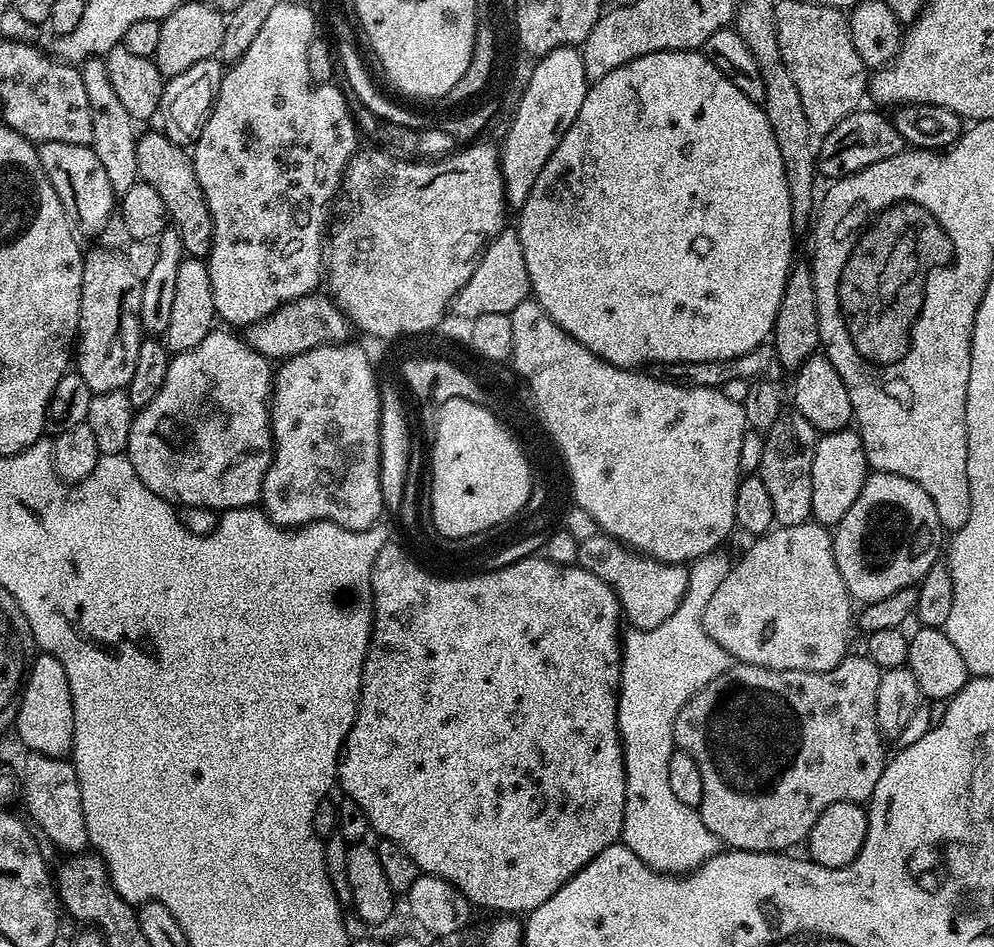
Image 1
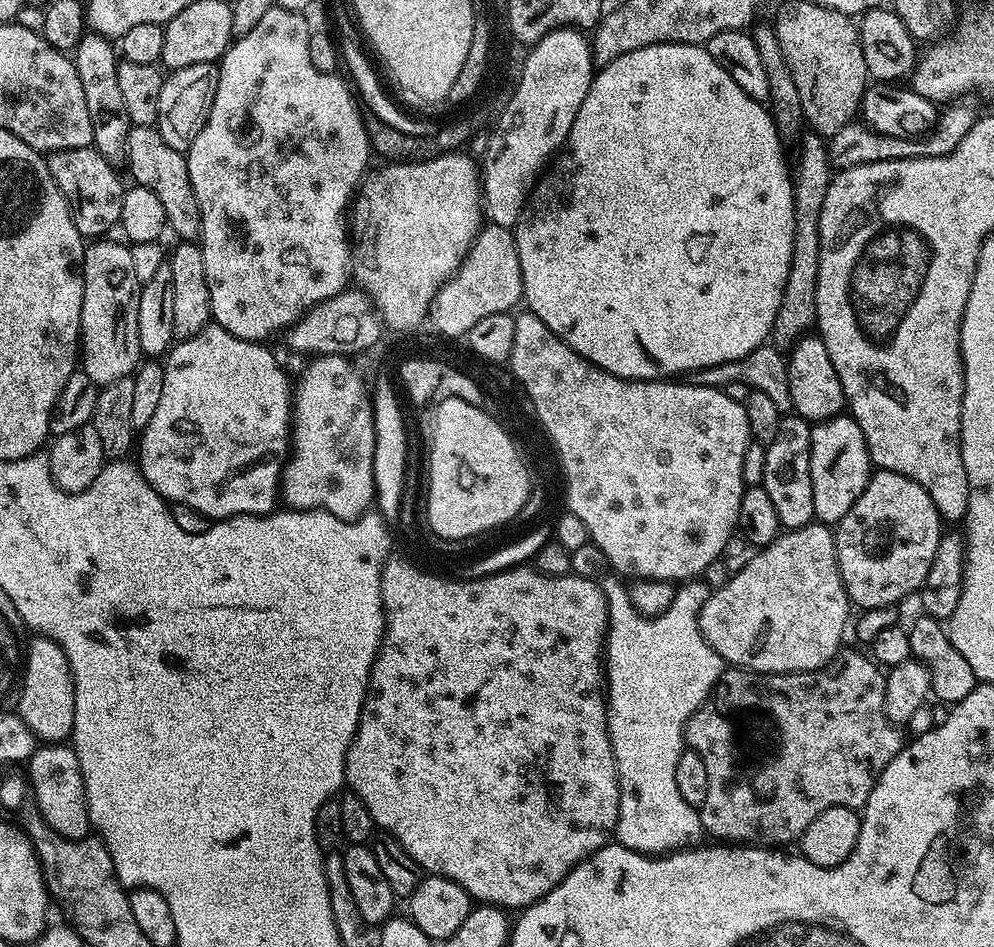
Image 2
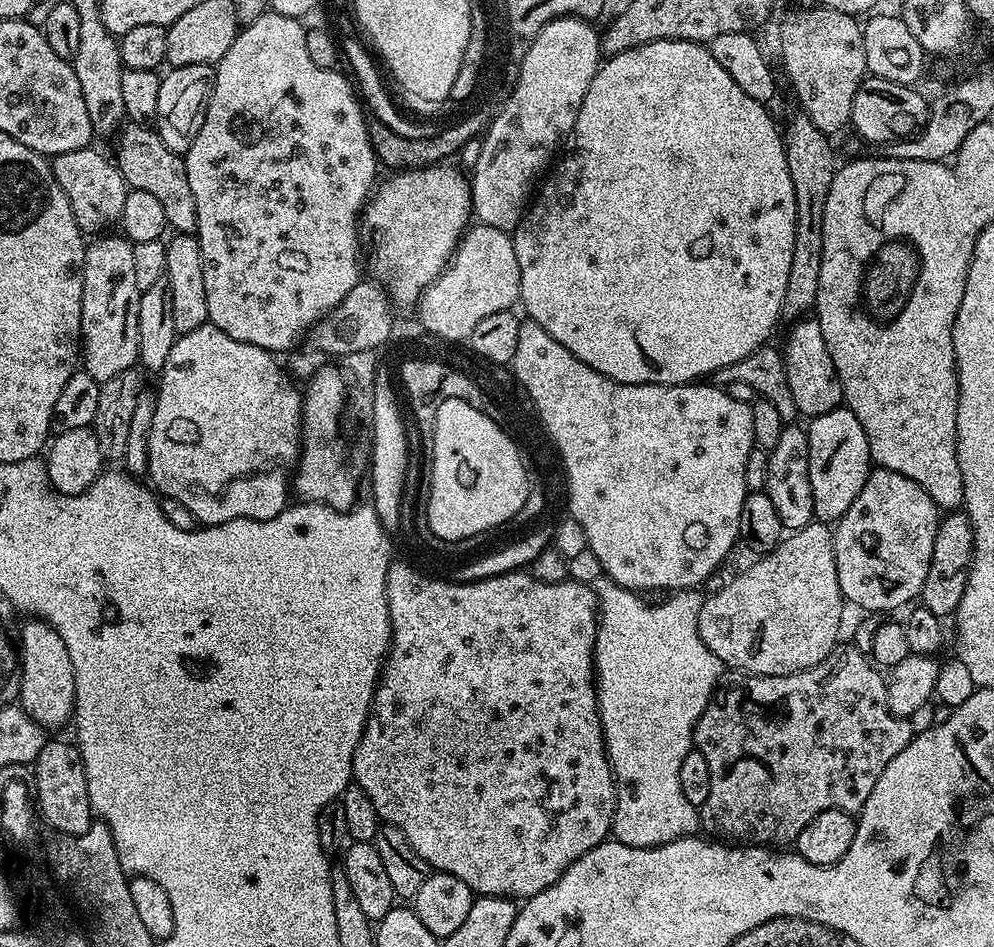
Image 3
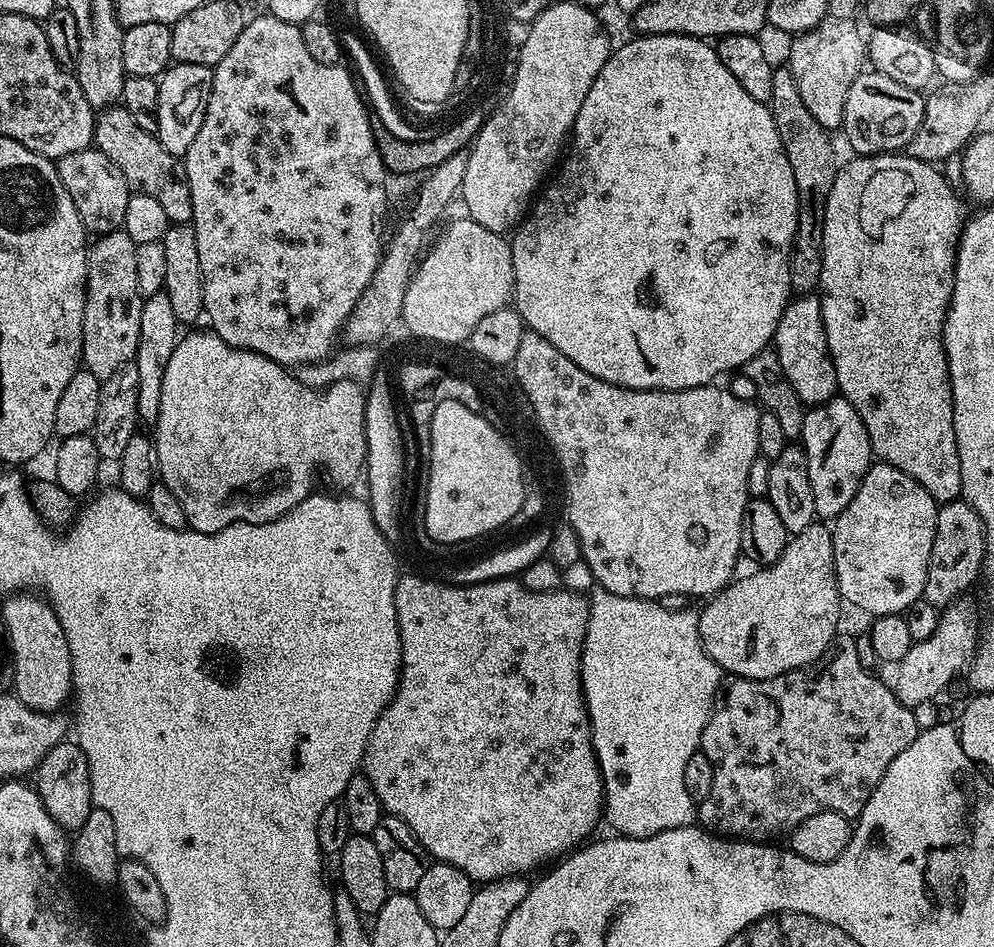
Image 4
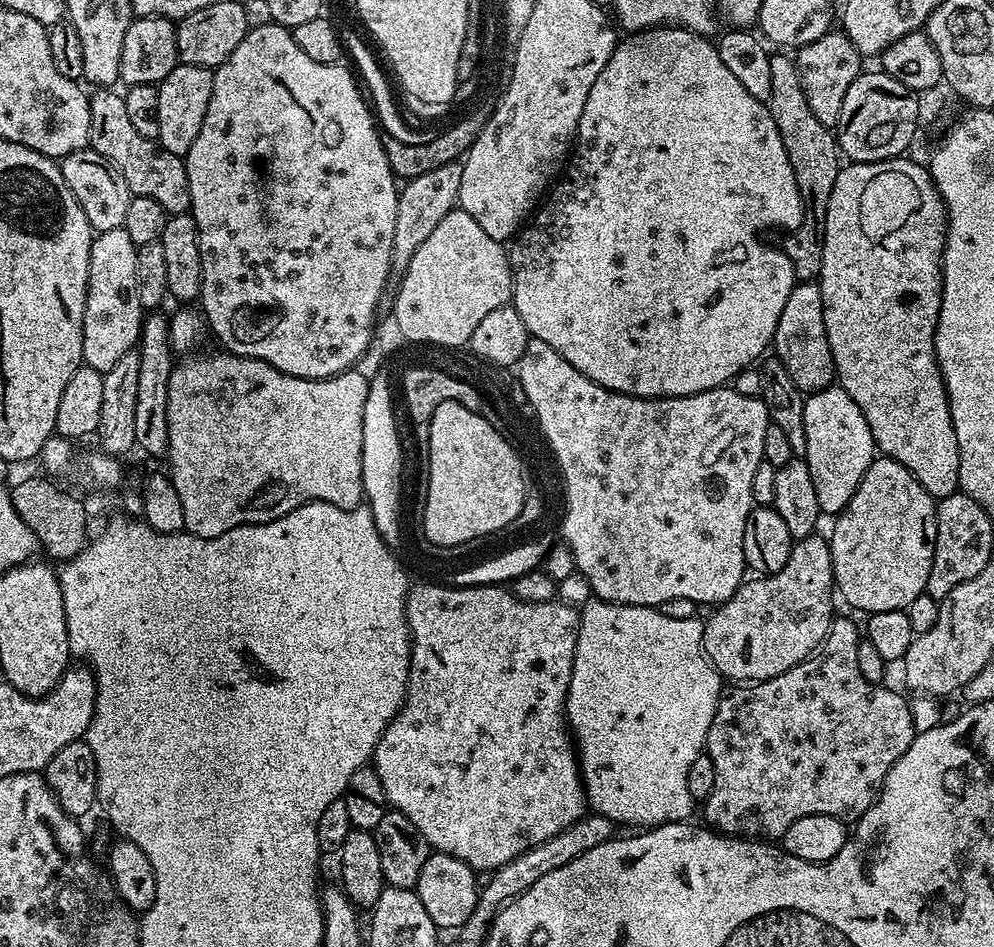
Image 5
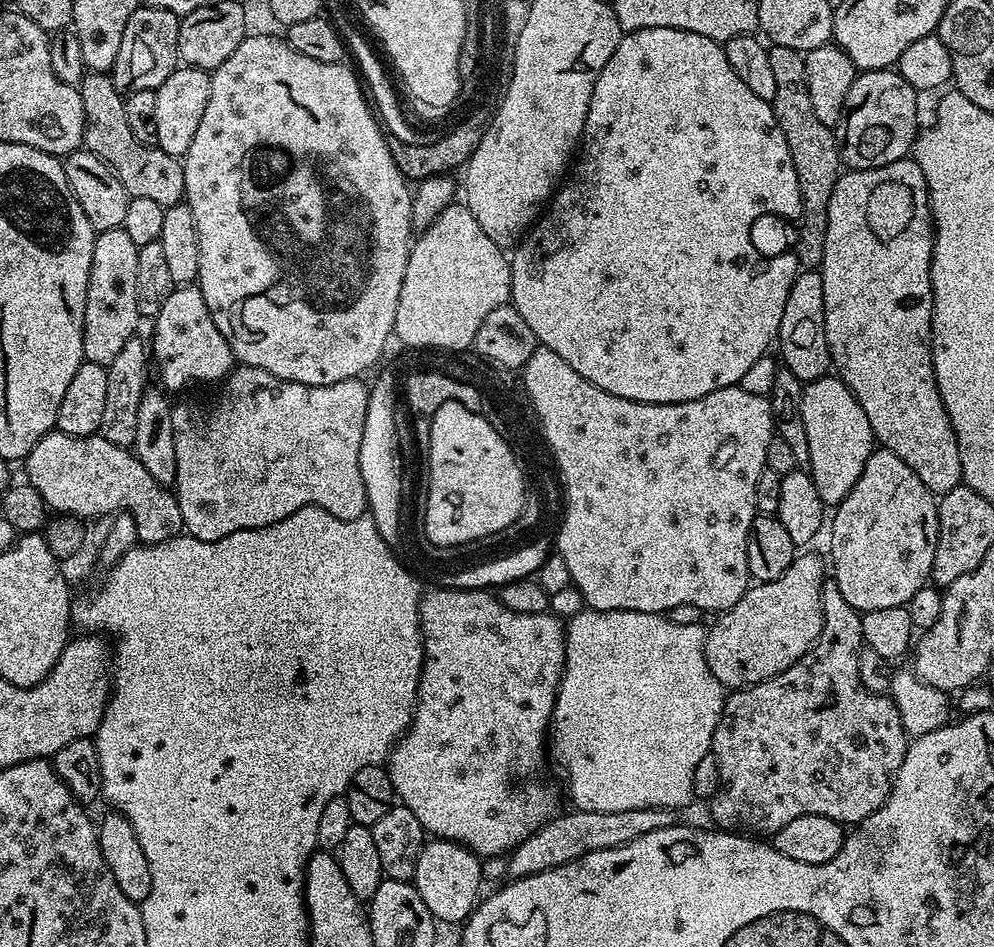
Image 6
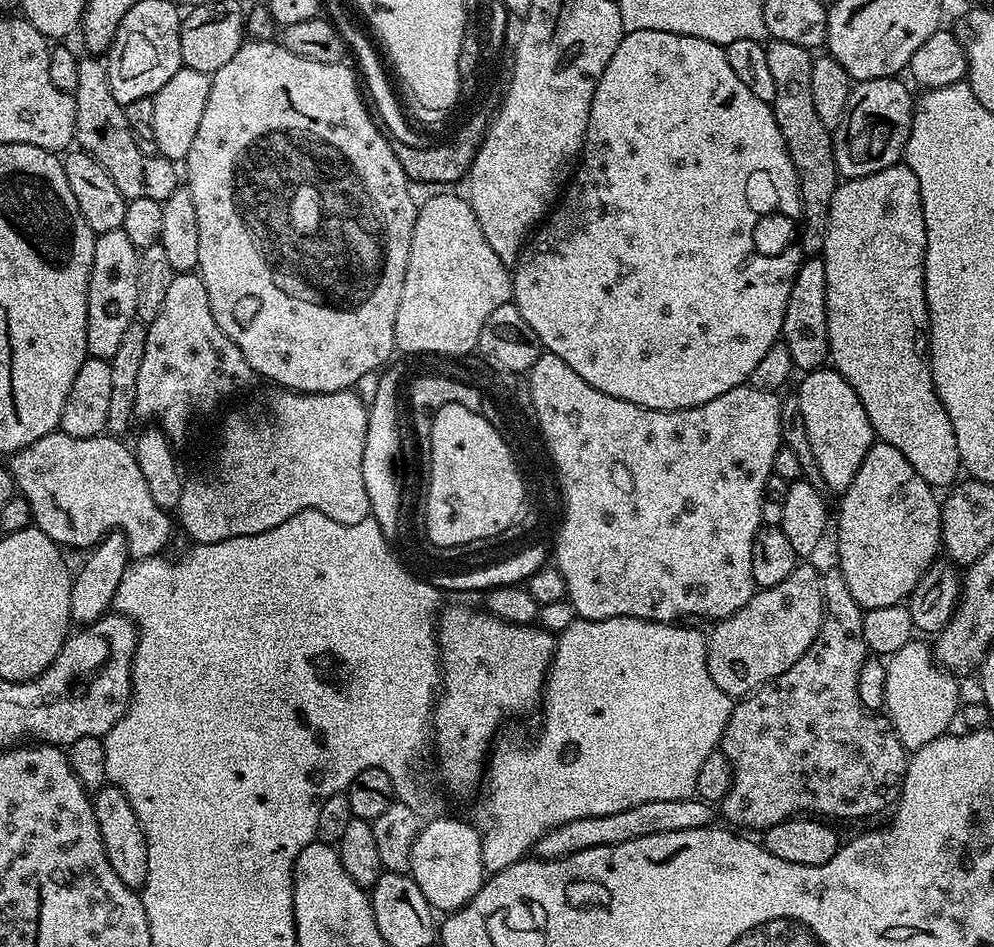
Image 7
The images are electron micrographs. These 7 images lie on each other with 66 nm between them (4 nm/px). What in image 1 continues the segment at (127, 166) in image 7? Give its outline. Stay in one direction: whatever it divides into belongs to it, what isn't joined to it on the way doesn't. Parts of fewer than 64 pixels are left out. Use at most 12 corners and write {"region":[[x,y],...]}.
{"region":[[141,131],[140,180],[158,190],[188,256],[207,257],[212,219],[189,149]]}

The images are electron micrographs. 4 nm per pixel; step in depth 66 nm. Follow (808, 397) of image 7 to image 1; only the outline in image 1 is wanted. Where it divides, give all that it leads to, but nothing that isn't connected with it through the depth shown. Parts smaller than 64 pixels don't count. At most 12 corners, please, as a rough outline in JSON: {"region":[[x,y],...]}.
{"region":[[859,431],[823,433],[811,519],[835,526],[868,481]]}

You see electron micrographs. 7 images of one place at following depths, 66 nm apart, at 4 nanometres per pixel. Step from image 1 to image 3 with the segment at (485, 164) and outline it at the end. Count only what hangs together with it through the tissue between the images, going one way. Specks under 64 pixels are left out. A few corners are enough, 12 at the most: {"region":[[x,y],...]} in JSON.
{"region":[[451,163],[397,171],[358,225],[397,309],[419,305],[470,227]]}

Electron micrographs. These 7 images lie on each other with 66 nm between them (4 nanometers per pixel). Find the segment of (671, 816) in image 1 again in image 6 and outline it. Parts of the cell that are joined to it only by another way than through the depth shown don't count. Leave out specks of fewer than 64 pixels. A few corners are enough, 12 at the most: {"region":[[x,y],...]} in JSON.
{"region":[[566,622],[571,807],[693,803],[726,689],[705,625]]}

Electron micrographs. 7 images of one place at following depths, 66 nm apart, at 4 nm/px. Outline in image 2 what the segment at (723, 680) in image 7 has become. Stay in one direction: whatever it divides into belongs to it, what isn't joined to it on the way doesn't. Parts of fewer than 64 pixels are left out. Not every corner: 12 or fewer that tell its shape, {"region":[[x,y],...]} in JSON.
{"region":[[781,531],[700,611],[725,665],[813,672],[850,601],[836,538]]}

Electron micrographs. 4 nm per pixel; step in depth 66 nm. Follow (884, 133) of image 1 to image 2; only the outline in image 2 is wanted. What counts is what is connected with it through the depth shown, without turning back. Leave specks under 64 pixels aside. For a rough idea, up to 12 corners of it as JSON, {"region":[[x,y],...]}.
{"region":[[967,103],[939,113],[916,139],[875,132],[863,122],[827,141],[833,169],[911,156],[945,156],[978,118]]}

